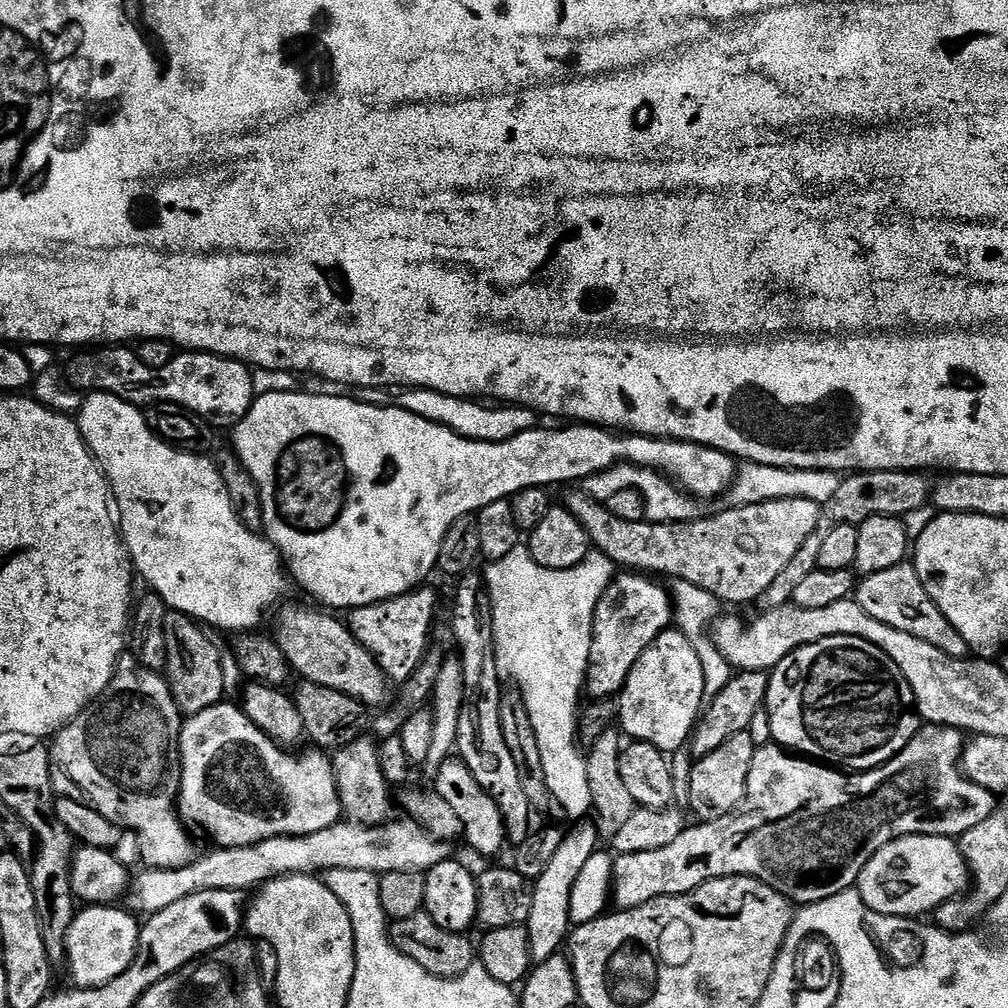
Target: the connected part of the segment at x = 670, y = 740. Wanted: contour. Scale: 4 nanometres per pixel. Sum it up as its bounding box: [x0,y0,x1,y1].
[619,630,706,754]

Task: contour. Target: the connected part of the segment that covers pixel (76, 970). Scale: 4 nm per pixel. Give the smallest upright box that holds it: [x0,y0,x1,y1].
[66,906,141,988]

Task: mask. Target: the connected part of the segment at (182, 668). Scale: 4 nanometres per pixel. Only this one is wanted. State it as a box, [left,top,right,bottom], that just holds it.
[163,611,226,716]

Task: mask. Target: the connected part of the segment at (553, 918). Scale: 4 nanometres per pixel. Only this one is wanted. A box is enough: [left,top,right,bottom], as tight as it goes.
[526,822,598,965]

